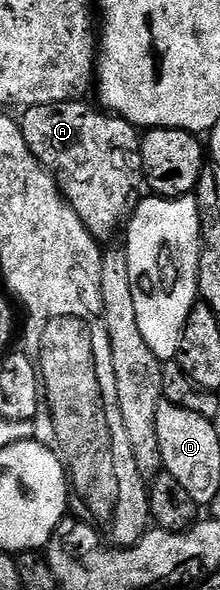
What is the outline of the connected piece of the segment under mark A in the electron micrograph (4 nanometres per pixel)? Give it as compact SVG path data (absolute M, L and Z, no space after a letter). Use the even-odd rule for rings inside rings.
M88 101L30 107L23 112L24 119L19 120L19 125L30 153L34 153L38 162L54 177L64 200L72 206L74 213L78 213L82 225L86 225L86 229L97 241L105 241L114 238L116 230L125 226L137 202L136 190L142 187L144 178L140 156L142 135L133 123L128 123L115 113L105 113L93 107Z

